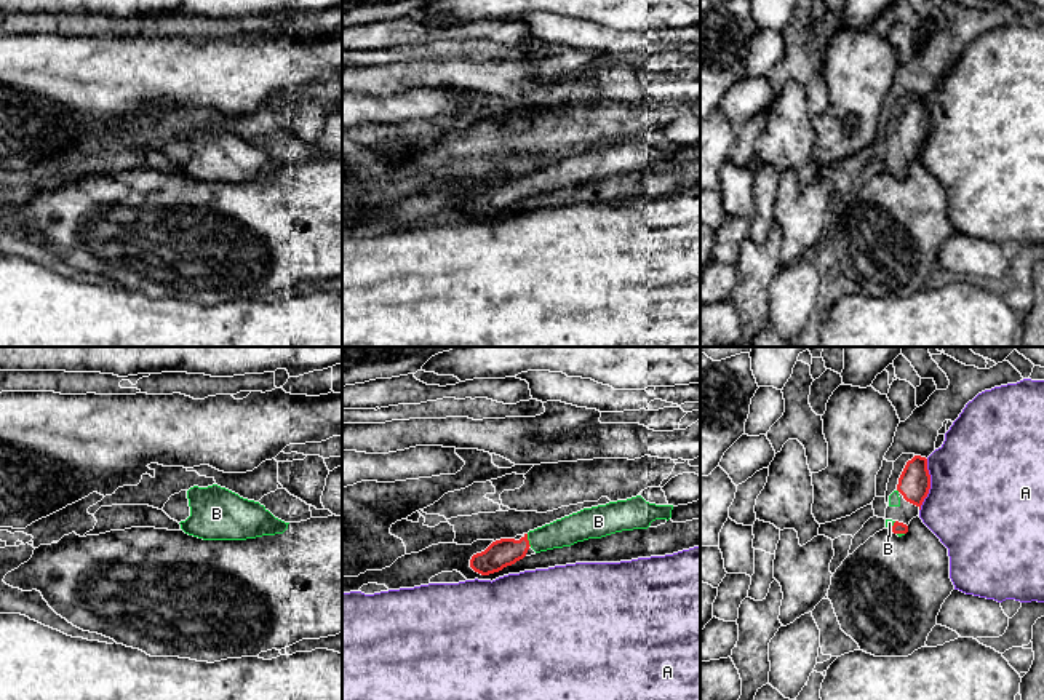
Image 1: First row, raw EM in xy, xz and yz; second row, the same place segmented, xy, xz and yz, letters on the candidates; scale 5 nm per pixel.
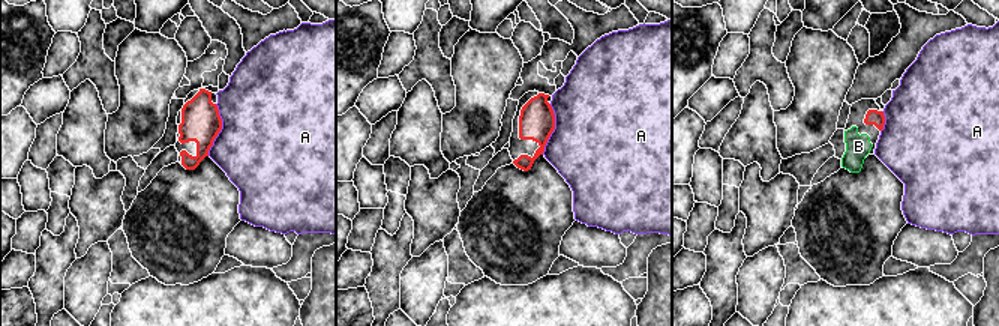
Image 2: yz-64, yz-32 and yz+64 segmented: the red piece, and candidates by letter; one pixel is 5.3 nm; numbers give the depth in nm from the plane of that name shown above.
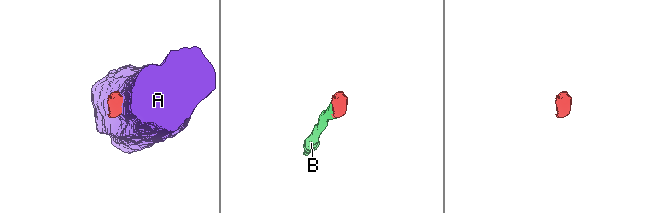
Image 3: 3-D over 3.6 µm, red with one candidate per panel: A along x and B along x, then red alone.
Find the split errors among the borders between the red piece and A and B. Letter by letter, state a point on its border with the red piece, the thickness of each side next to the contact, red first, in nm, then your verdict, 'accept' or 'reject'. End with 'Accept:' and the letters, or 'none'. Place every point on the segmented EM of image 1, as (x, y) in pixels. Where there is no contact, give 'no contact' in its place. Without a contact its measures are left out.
A: meets red in yz at (929, 485); 160 nm thick on the red side, 500 nm on the other; reject
B: meets red in xz at (528, 540); 140 nm thick on the red side, 140 nm on the other; accept
Accept: B

